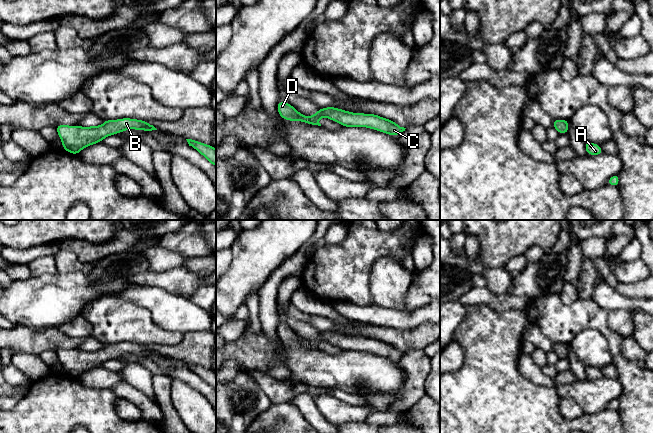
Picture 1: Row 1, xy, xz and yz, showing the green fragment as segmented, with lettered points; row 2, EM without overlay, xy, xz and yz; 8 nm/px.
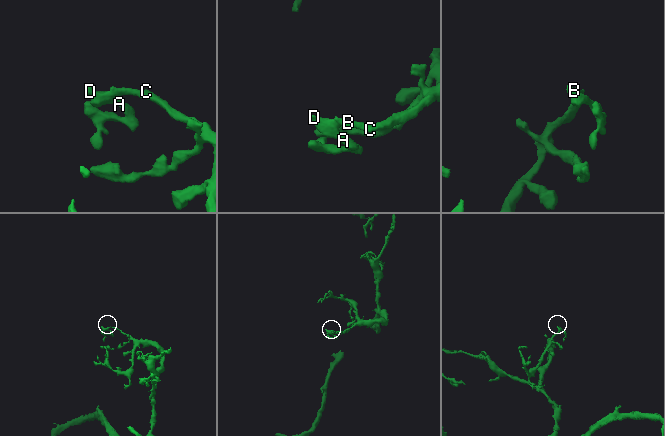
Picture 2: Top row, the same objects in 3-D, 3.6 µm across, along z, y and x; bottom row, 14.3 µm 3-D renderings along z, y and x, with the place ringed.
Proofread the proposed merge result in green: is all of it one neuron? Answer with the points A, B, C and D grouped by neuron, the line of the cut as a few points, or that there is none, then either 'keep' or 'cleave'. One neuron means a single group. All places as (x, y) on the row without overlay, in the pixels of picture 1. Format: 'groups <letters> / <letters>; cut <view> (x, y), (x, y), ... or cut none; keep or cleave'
groups A B C D; cut none; keep

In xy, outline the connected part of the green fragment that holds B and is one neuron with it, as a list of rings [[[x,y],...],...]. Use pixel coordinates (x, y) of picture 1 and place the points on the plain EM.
[[[131,342],[104,343],[104,348],[100,350],[82,351],[58,348],[55,351],[58,361],[63,367],[62,373],[74,379],[78,379],[82,373],[96,367],[101,367],[104,362],[122,355],[130,353],[142,355],[157,354],[147,345]]]

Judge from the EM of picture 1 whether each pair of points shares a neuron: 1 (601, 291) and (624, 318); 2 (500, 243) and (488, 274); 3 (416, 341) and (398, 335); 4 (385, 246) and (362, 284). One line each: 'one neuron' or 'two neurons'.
1: two neurons
2: two neurons
3: one neuron
4: one neuron

